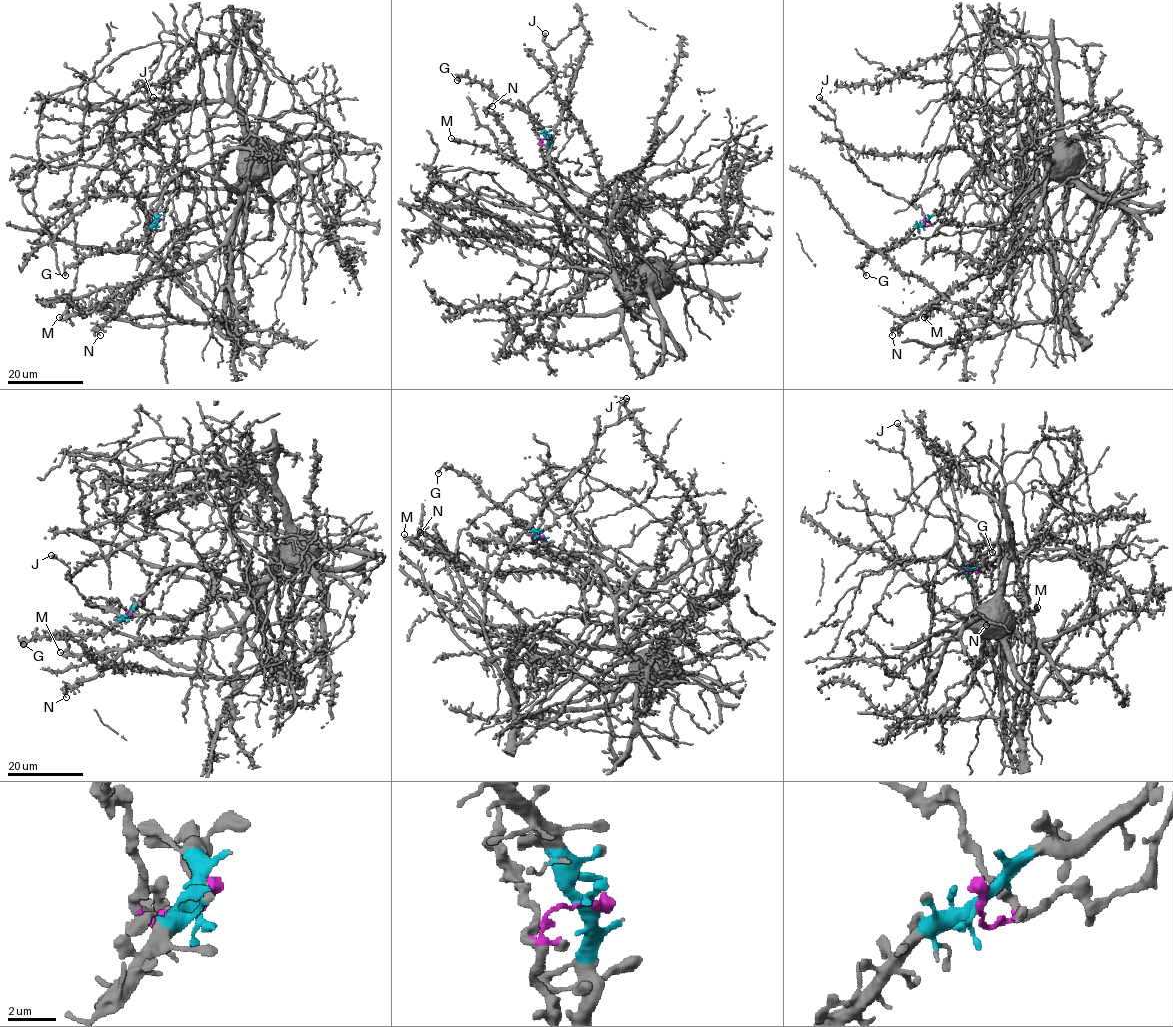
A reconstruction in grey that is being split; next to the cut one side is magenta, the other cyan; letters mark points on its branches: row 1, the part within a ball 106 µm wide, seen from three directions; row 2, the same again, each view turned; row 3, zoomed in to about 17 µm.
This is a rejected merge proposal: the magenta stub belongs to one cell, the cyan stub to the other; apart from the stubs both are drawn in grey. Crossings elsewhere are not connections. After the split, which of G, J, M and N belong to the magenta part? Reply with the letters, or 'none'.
J

